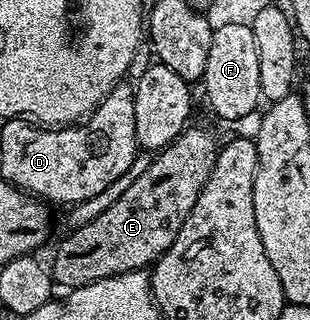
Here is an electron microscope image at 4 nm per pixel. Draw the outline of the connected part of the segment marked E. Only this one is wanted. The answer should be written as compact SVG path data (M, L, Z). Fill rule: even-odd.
M190 125L179 137L163 148L151 163L102 215L69 232L50 263L53 282L64 289L85 287L95 280L108 279L124 272L145 270L155 264L173 244L198 193L213 171L219 151L213 135L206 129Z

